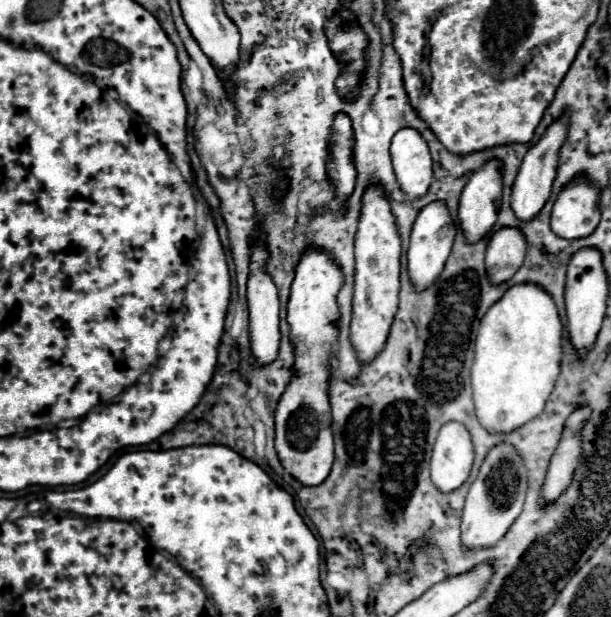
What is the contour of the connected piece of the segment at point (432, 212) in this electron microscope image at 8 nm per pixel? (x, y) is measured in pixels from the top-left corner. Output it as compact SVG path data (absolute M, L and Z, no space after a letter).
M444 200L430 202L420 210L420 214L412 226L410 246L408 246L408 272L410 272L410 278L416 286L416 290L426 290L428 286L432 286L436 282L436 278L440 276L440 272L450 256L456 232L458 232L458 228L456 228Z

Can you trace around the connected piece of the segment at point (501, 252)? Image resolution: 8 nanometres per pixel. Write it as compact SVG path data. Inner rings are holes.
M502 226L488 240L486 250L486 270L492 284L506 282L514 276L516 268L524 262L528 244L520 228Z

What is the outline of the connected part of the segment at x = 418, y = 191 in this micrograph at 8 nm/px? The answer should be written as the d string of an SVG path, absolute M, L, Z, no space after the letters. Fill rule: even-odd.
M402 128L392 138L392 164L402 192L408 196L424 196L434 180L432 156L426 140L414 128Z

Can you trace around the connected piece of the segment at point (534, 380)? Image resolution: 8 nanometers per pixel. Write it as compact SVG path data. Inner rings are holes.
M534 282L514 284L480 322L472 390L476 416L490 432L510 432L542 414L562 364L562 322L552 296Z

